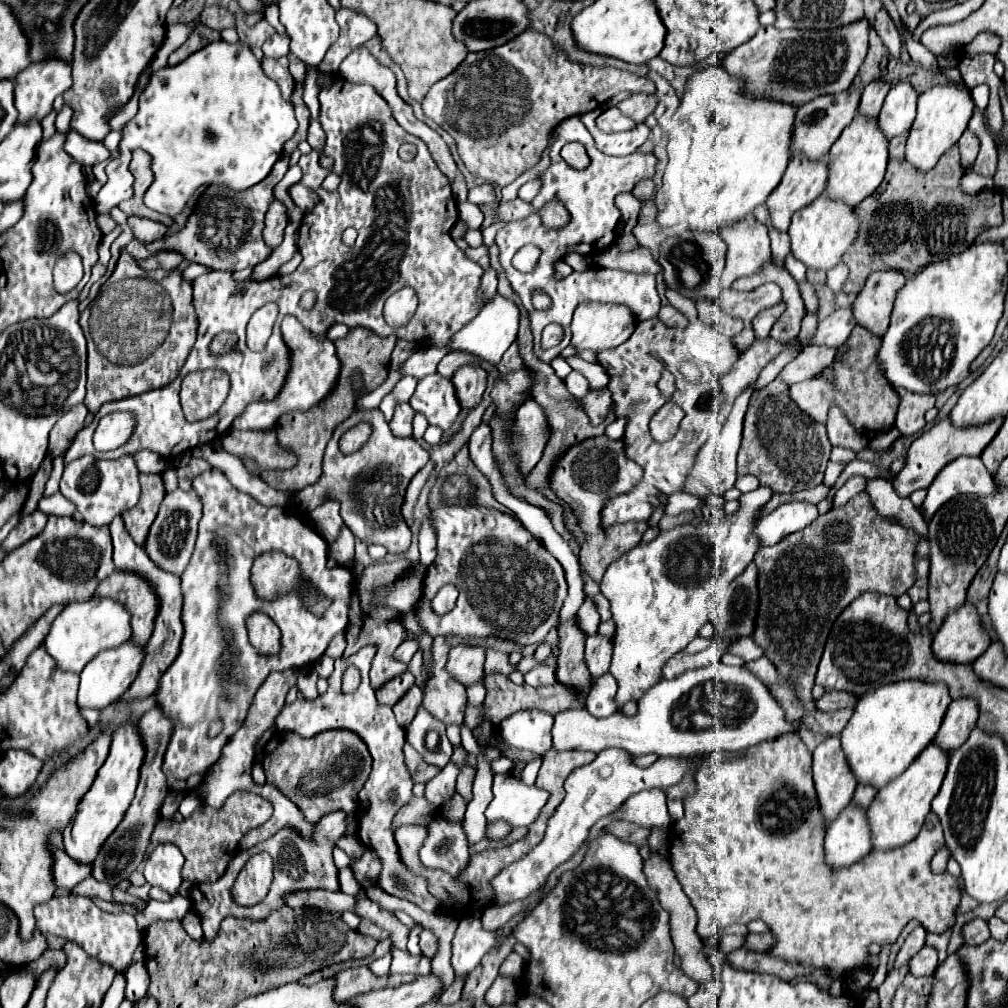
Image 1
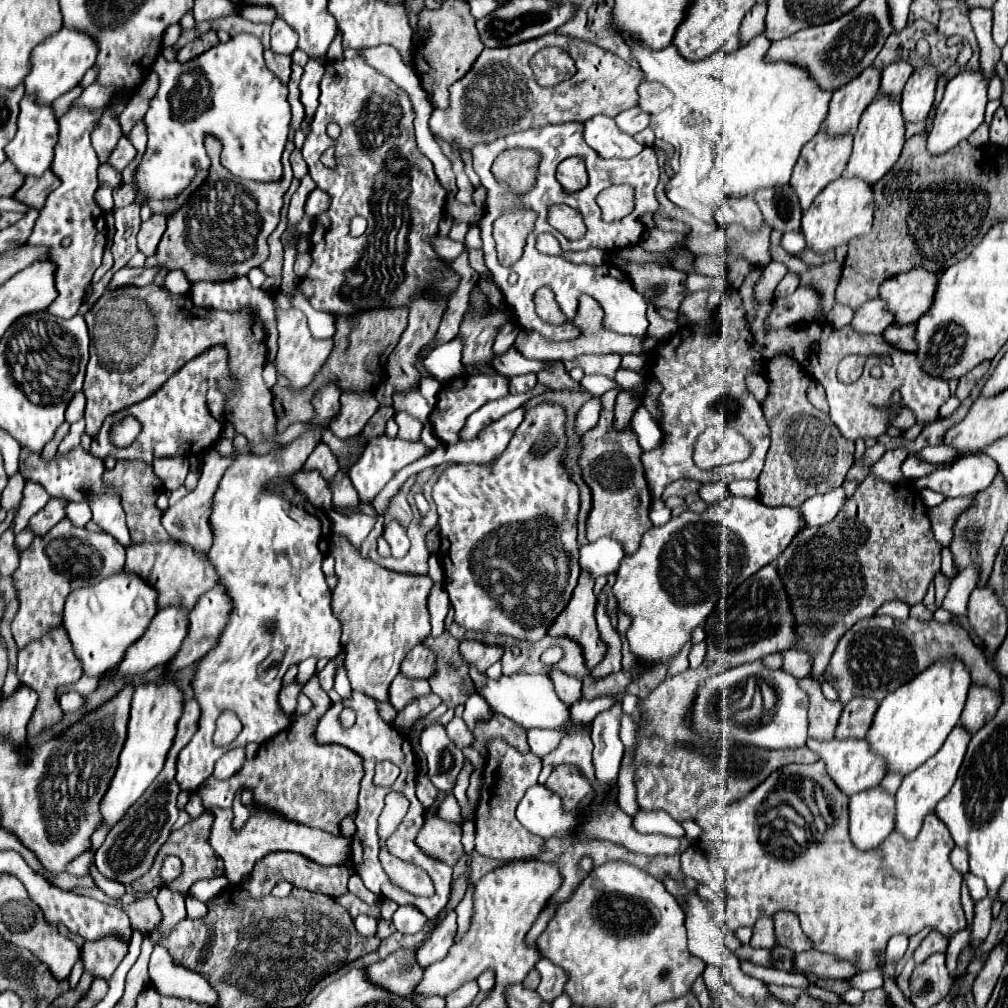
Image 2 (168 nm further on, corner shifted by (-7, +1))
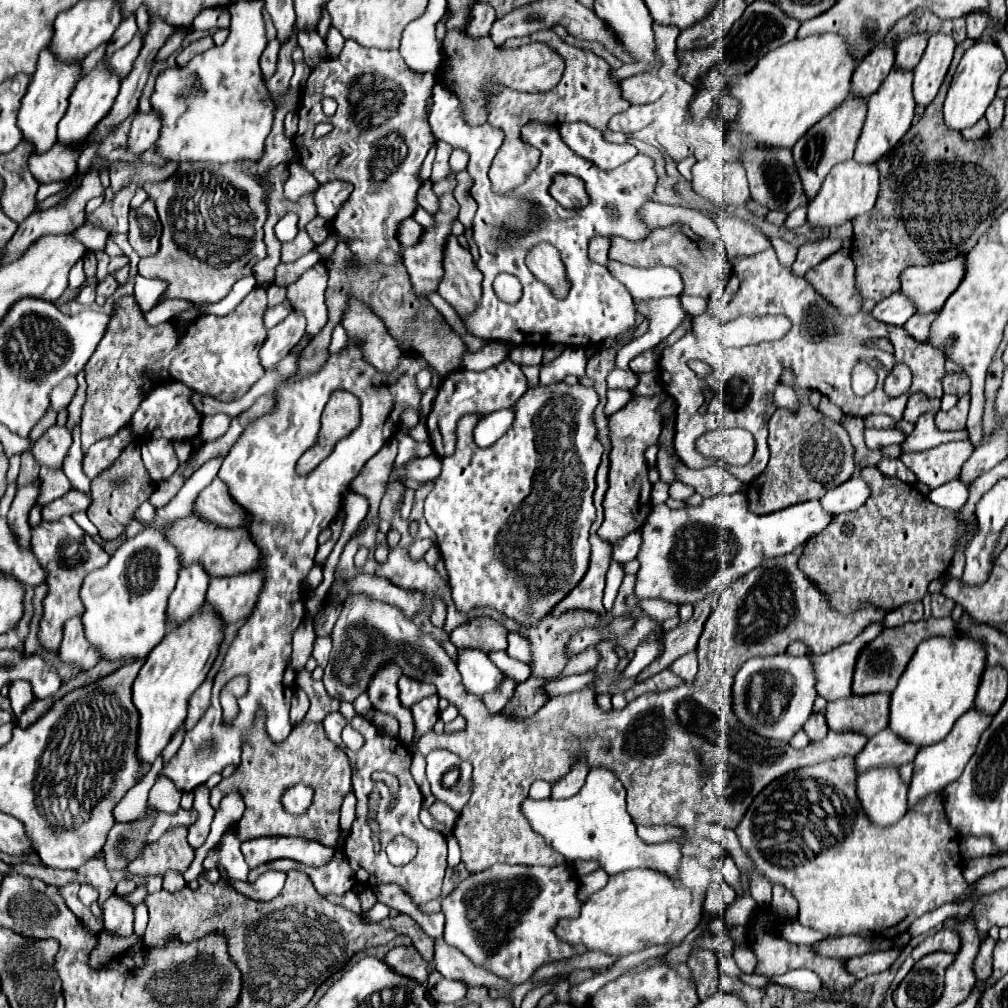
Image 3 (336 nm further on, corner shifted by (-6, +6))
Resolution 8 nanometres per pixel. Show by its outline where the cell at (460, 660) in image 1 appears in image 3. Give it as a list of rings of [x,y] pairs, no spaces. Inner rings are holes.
[[[474,618],[468,624],[458,626],[450,634],[450,642],[460,650],[482,650],[482,652],[496,652],[506,650],[506,630],[492,618]]]

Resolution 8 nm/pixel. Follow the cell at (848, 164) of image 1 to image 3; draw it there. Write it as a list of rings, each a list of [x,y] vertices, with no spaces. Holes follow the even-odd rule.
[[[892,70],[882,86],[868,96],[868,116],[858,138],[858,146],[854,152],[854,160],[860,164],[876,164],[880,158],[890,154],[890,150],[902,140],[908,132],[912,116],[914,116],[914,98],[912,98],[912,72]]]

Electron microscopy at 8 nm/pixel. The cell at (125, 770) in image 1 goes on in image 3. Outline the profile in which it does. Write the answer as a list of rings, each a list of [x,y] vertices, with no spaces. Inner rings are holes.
[[[202,606],[202,612],[192,616],[188,622],[170,630],[164,640],[148,654],[146,664],[140,668],[134,686],[132,702],[140,714],[138,748],[140,762],[152,764],[166,748],[174,732],[186,720],[188,698],[204,682],[222,642],[222,620],[214,614],[212,606]]]

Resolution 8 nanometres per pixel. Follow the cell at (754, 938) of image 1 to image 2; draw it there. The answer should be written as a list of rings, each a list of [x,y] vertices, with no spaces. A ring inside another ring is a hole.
[[[777,911],[773,915],[773,921],[775,921],[777,945],[787,947],[787,949],[791,949],[795,953],[801,953],[801,951],[809,951],[811,949],[811,941],[801,931],[799,919],[797,919],[795,913],[791,913],[791,911]]]

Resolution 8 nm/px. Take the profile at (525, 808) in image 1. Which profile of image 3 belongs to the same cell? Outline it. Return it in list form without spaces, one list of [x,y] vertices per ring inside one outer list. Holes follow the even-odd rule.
[[[592,768],[586,776],[584,788],[566,800],[534,800],[526,798],[522,802],[522,814],[528,816],[530,826],[546,838],[548,846],[560,852],[566,860],[596,860],[608,874],[616,874],[630,868],[646,868],[668,874],[670,878],[678,876],[680,870],[680,844],[662,842],[646,844],[636,836],[636,826],[626,812],[626,790],[616,774],[608,768]]]

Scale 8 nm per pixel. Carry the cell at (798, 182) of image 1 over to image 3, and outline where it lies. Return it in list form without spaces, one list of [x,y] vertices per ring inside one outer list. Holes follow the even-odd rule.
[[[846,98],[832,114],[828,114],[816,126],[812,126],[812,130],[808,130],[808,134],[804,134],[792,148],[792,158],[796,162],[804,192],[810,200],[818,194],[818,190],[820,190],[826,174],[832,170],[832,166],[852,158],[864,118],[866,118],[866,100],[864,98]]]

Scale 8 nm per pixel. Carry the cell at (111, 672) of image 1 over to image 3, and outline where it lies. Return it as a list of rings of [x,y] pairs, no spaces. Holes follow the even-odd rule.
[[[192,564],[180,570],[178,584],[168,598],[168,618],[172,618],[172,622],[180,626],[190,616],[200,612],[200,608],[204,606],[208,584],[210,584],[210,578],[200,566]]]

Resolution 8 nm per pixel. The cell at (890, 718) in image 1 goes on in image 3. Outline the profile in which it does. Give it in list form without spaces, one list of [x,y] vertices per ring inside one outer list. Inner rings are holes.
[[[964,636],[924,640],[912,656],[896,690],[890,694],[888,728],[904,742],[918,748],[944,740],[954,722],[974,708],[974,696],[984,668],[984,646],[976,640]]]

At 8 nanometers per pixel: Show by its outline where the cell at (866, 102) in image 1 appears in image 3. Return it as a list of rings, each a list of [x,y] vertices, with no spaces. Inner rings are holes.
[[[912,34],[906,40],[902,40],[896,46],[896,62],[894,68],[904,70],[904,72],[912,72],[912,68],[920,62],[922,52],[926,48],[928,36],[926,34]]]

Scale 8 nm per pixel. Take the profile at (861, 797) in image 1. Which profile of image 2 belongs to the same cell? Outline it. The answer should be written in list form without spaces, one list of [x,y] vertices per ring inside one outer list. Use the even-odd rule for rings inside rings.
[[[887,773],[887,777],[881,781],[881,787],[887,791],[887,793],[891,793],[891,795],[895,795],[897,793],[897,789],[899,789],[899,785],[901,785],[901,775],[897,775],[897,773]]]

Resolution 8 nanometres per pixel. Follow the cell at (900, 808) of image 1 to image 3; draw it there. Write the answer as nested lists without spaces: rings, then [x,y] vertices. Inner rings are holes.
[[[972,708],[972,710],[968,710],[968,714],[964,714],[964,718],[960,718],[960,722],[956,722],[956,730],[952,730],[952,734],[948,734],[948,738],[944,738],[944,742],[918,750],[918,754],[914,758],[912,782],[908,786],[908,806],[910,808],[916,806],[916,802],[920,802],[924,796],[928,796],[932,792],[942,792],[950,782],[954,782],[962,774],[966,762],[970,760],[970,756],[976,750],[980,734],[988,728],[990,722],[992,722],[992,716],[982,714],[976,708]]]

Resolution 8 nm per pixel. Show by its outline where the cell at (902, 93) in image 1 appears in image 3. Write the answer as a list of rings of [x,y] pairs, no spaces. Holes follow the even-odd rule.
[[[932,34],[922,60],[914,68],[914,100],[918,106],[926,108],[938,94],[938,88],[948,72],[954,54],[954,40],[946,34]]]

